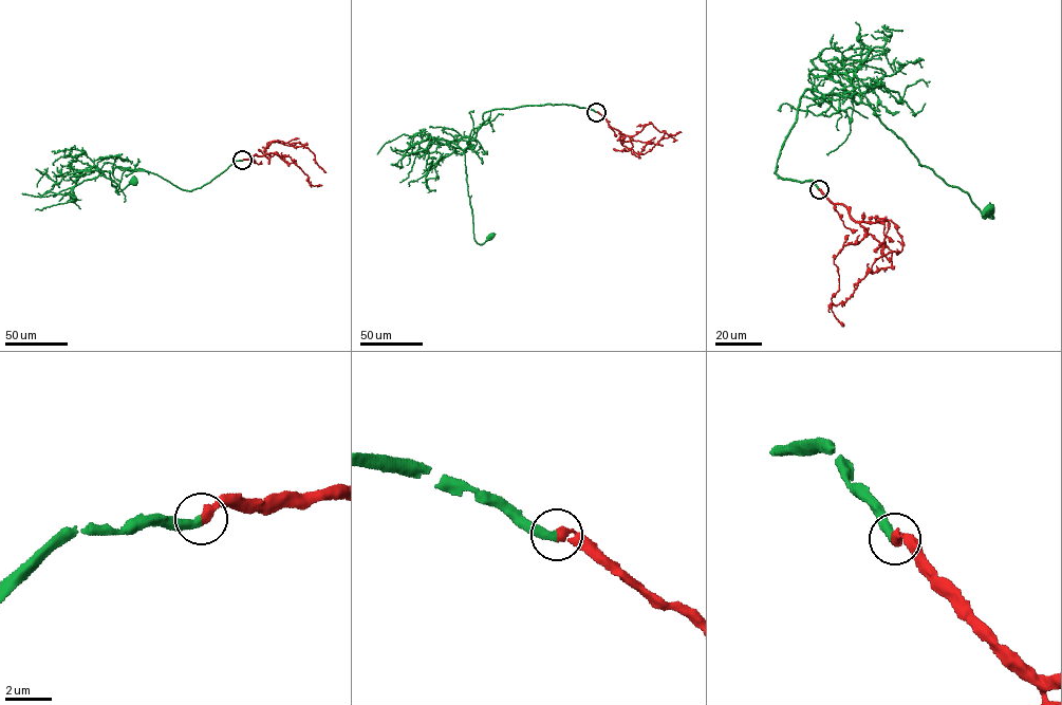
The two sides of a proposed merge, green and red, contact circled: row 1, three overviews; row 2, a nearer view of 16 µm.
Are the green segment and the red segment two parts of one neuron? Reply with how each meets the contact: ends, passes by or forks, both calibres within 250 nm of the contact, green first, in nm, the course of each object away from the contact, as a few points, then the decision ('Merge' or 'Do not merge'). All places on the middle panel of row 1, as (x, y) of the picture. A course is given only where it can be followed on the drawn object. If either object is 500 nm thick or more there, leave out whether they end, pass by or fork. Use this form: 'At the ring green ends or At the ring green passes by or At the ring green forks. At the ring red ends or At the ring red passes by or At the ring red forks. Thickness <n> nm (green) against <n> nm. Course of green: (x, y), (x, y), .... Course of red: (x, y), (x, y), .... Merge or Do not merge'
At the ring green ends. At the ring red ends. Thickness 400 nm (green) against 400 nm. Course of green: (596, 112), (567, 105), (547, 104), (484, 113), (484, 123), (464, 151), (473, 239), (481, 244), (491, 236). Course of red: (596, 112), (620, 132), (621, 145), (639, 154), (651, 150), (660, 140), (681, 132). Merge

